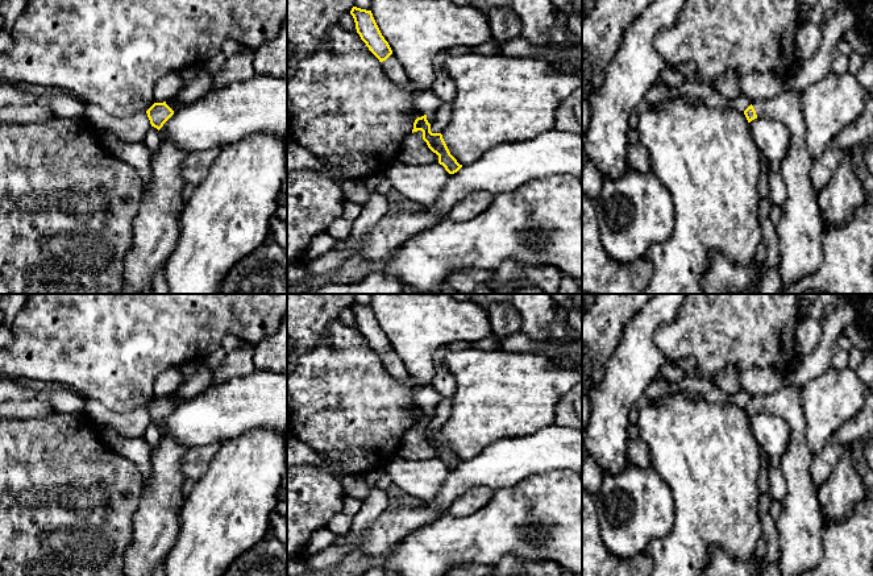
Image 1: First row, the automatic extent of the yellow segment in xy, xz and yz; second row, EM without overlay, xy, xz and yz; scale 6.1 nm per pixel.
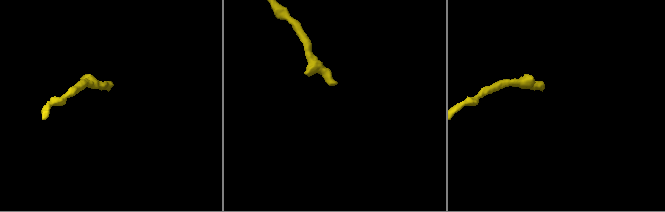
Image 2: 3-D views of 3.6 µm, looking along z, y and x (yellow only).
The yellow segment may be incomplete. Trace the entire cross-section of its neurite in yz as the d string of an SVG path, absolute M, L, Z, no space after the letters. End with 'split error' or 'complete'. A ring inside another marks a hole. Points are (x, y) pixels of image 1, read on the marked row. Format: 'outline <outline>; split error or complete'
outline M787 88L766 100L754 100L744 111L751 123L757 117L782 123L790 136L780 173L786 190L781 221L776 225L780 240L780 275L782 289L814 273L823 262L822 239L824 221L820 216L818 190L811 179L814 158L806 146L806 124L801 92Z; split error

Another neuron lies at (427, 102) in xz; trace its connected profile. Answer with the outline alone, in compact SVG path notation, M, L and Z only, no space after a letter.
M432 88L415 94L413 103L419 112L424 115L435 115L442 100L433 92Z

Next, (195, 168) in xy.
M211 148L190 154L182 163L182 177L186 183L199 185L219 156L221 148Z

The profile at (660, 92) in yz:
M686 80L679 87L670 87L662 82L657 82L645 94L645 100L652 105L657 105L675 98L689 98L691 100L710 104L714 108L733 108L739 112L744 112L752 104L752 100L743 94L729 99L723 91L716 91L714 87L707 86L703 82Z

